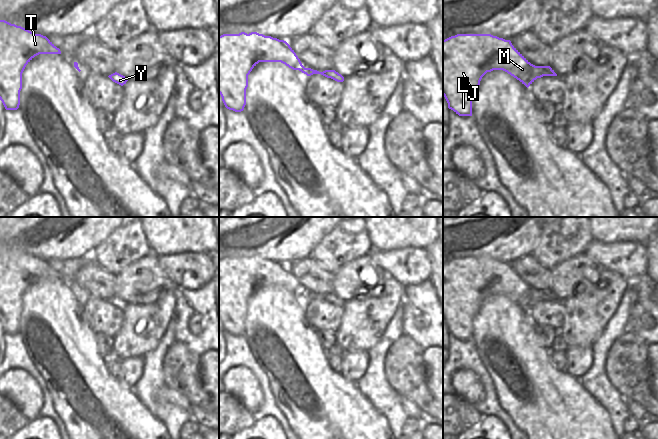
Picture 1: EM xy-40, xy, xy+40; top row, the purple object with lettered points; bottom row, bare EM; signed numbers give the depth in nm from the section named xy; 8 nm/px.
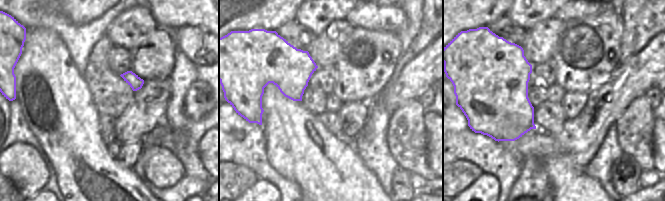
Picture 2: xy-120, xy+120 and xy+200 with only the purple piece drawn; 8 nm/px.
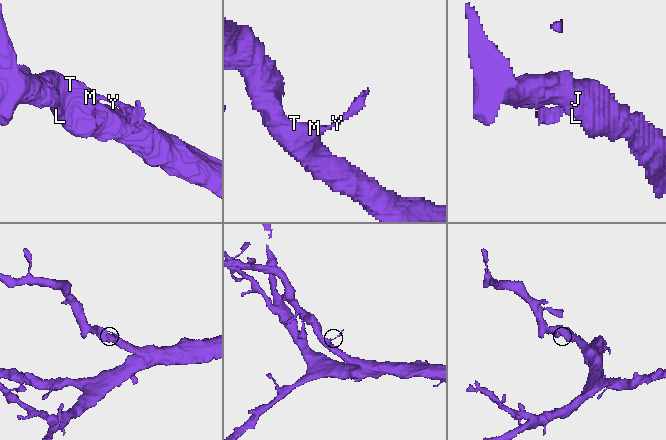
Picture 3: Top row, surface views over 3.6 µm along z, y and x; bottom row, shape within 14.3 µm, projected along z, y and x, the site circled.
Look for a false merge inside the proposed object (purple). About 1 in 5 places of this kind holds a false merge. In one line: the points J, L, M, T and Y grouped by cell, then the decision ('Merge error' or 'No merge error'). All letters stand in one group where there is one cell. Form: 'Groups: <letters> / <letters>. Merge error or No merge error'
Groups: J L M T Y. No merge error.

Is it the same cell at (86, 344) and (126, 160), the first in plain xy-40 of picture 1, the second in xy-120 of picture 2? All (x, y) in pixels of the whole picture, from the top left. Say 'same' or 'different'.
different

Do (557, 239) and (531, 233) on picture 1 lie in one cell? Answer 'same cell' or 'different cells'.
different cells

